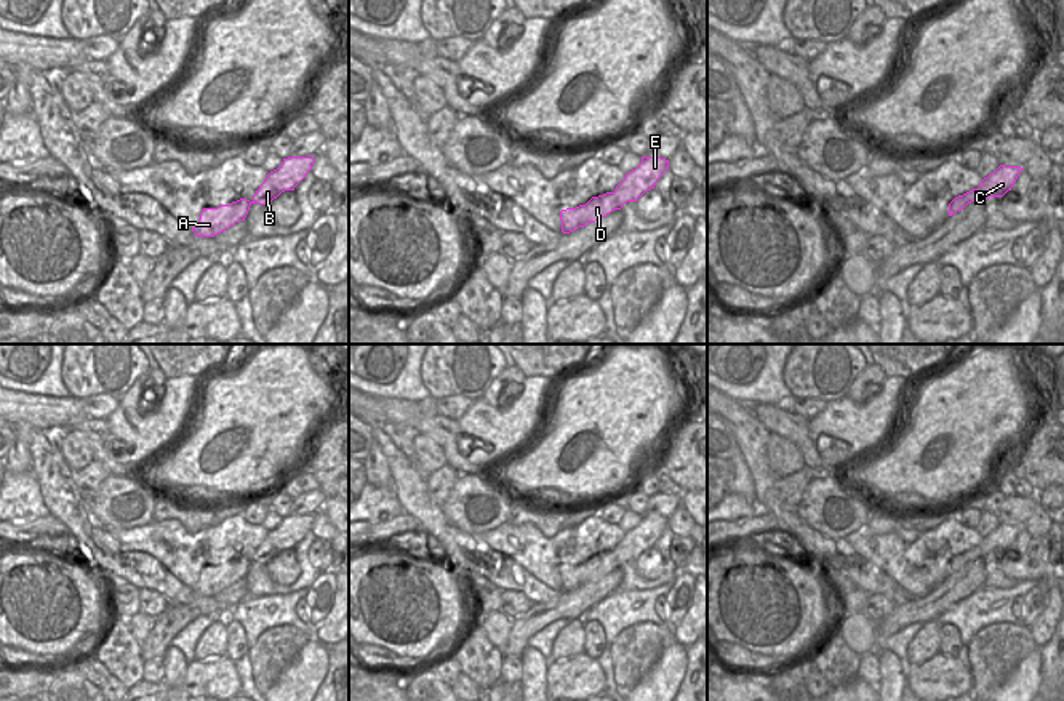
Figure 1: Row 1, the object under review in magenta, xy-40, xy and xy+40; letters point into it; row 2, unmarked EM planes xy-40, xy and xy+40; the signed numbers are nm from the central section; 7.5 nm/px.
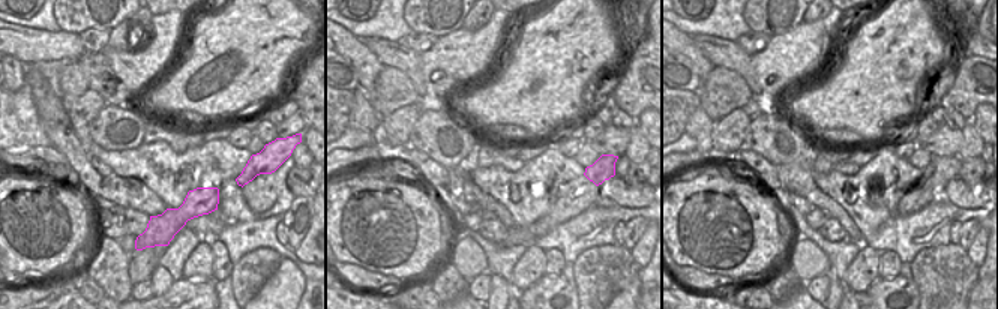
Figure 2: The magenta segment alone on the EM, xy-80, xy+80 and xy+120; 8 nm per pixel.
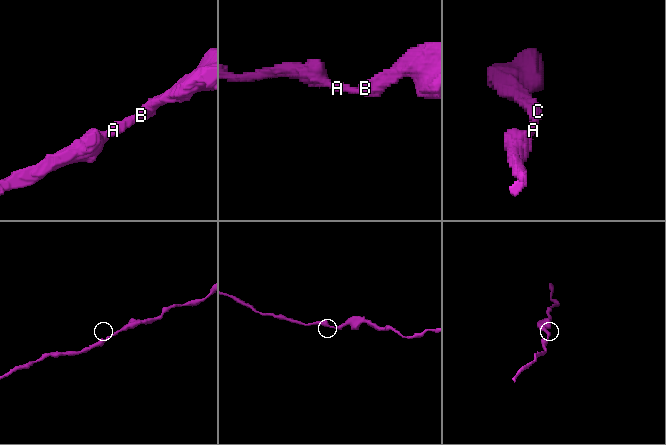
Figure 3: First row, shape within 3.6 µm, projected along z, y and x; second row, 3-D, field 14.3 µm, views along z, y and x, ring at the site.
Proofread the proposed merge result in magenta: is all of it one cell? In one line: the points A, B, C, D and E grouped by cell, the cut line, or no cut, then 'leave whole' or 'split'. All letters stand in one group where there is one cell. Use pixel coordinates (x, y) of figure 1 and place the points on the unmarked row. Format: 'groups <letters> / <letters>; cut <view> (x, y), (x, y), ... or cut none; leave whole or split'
groups A B C D E; cut none; leave whole

